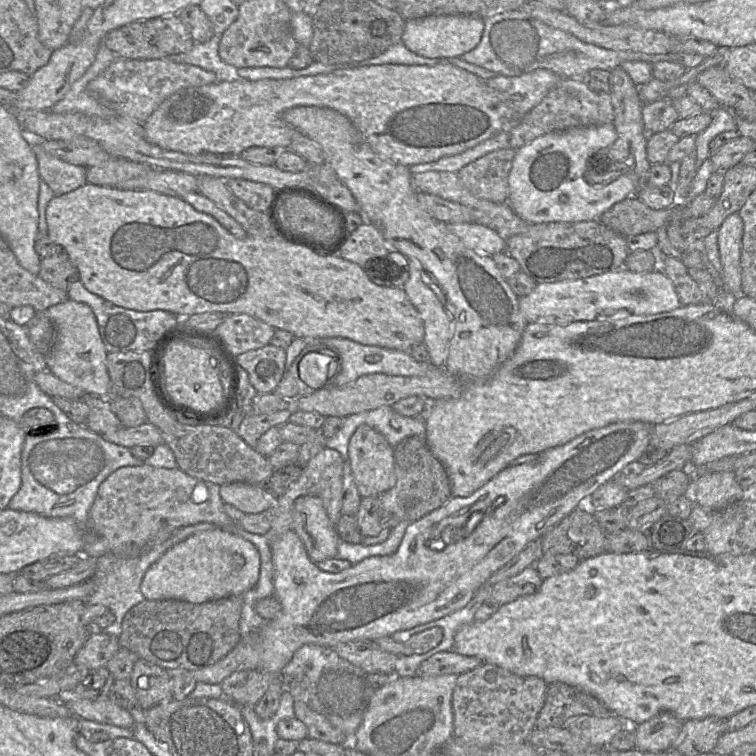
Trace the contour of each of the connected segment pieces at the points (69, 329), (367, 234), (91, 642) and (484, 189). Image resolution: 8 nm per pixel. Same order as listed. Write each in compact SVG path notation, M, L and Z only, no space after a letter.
M67 299L45 311L55 329L54 343L46 355L47 370L84 393L100 398L110 396L112 382L106 365L108 352L92 309L85 303Z
M364 222L341 248L339 256L345 260L364 266L373 258L384 257L390 252L381 231L372 223Z
M104 632L92 633L76 653L72 663L89 670L99 669L105 667L119 649L118 637Z
M512 148L499 149L470 162L458 172L461 183L479 199L497 204L506 203L509 197L508 176L515 152Z

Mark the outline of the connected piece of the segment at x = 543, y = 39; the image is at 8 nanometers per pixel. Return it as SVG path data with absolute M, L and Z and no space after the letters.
M517 10L505 11L484 19L485 27L478 45L460 56L463 61L485 68L497 75L516 77L546 69L560 78L580 79L592 69L611 72L625 61L655 64L659 61L678 61L679 54L648 55L632 51L613 51L585 43L575 36L553 28Z

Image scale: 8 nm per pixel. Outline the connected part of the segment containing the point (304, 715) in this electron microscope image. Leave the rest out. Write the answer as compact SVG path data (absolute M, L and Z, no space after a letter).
M294 700L294 712L295 717L307 726L308 738L338 745L346 742L346 735L341 730L303 701Z

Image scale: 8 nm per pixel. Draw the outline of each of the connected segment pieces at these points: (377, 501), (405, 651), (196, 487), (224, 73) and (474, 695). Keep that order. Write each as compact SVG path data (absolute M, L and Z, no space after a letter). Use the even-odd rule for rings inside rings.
M426 436L405 438L394 448L394 470L396 483L391 489L361 500L355 516L363 537L377 536L402 521L415 522L440 508L452 497L447 471L429 450Z
M438 628L426 629L413 635L408 641L401 643L396 642L388 637L381 637L373 640L378 647L386 652L393 653L395 655L416 655L424 654L434 647L436 647L441 641L441 632Z
M146 464L121 467L98 488L82 526L82 555L99 558L122 546L146 546L161 527L178 529L201 522L217 527L238 523L225 513L219 485L192 477L178 467L165 469Z
M214 33L214 35L208 41L204 43L195 43L189 52L165 57L165 59L171 60L175 63L198 66L206 71L211 71L220 75L221 78L227 78L231 75L232 70L237 69L232 69L230 66L224 63L219 56L218 48L220 40L222 38L222 34L223 33Z
M488 663L458 675L452 694L453 737L481 748L526 743L543 708L547 685L539 677L519 676Z

